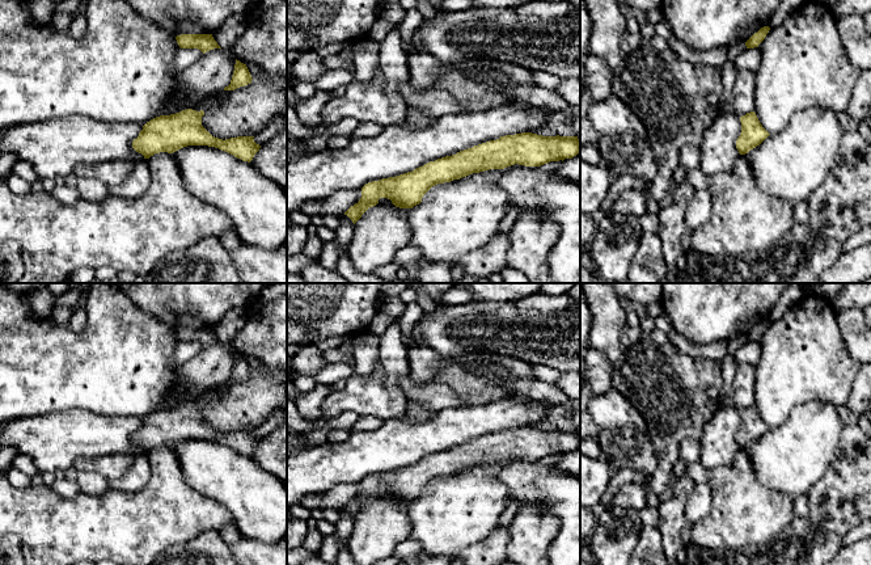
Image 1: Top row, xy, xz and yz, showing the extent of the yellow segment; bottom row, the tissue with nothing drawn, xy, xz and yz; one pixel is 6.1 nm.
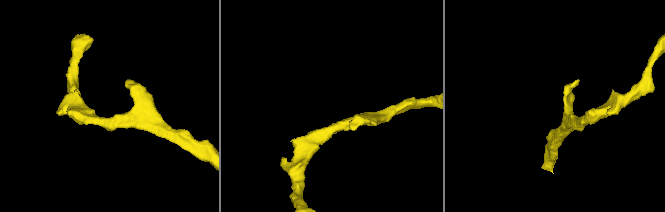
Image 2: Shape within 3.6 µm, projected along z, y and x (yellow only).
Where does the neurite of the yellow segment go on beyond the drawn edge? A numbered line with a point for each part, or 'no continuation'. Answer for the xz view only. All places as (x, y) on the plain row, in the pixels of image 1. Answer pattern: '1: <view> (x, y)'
no continuation

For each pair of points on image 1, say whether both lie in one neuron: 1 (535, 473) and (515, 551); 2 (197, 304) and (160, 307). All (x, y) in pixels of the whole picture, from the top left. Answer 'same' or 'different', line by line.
1: different
2: same

